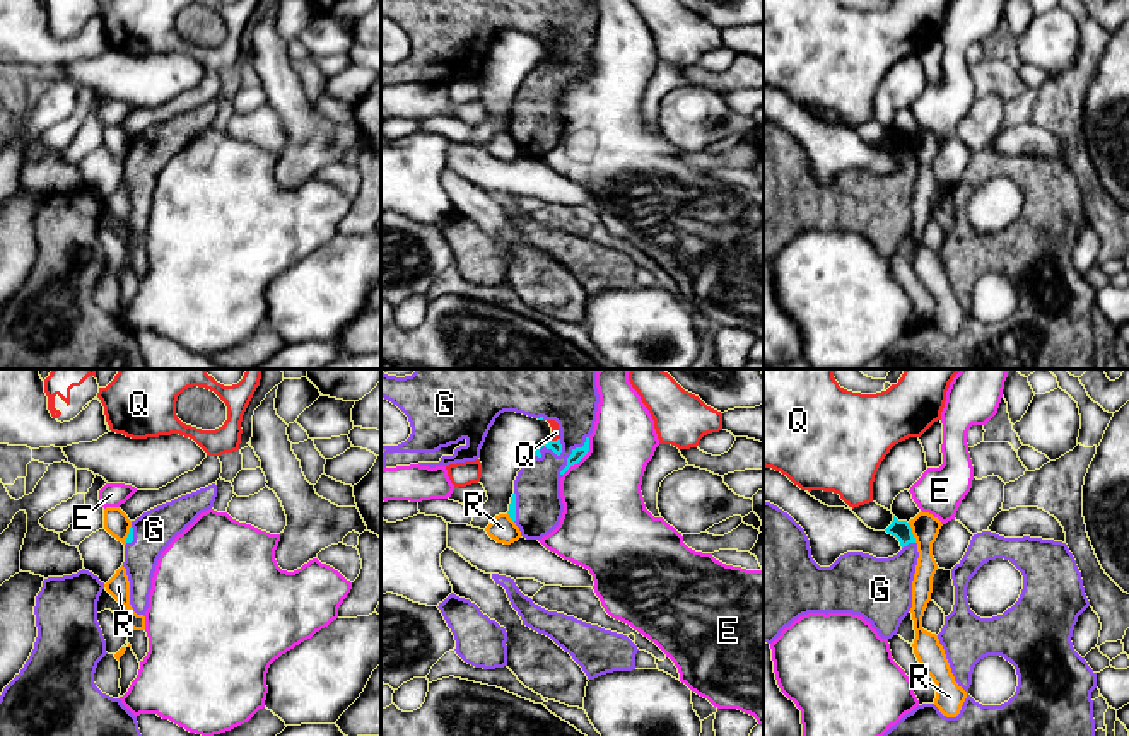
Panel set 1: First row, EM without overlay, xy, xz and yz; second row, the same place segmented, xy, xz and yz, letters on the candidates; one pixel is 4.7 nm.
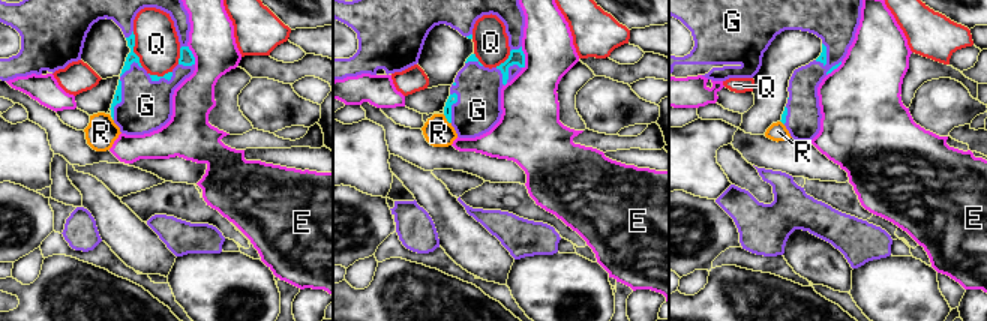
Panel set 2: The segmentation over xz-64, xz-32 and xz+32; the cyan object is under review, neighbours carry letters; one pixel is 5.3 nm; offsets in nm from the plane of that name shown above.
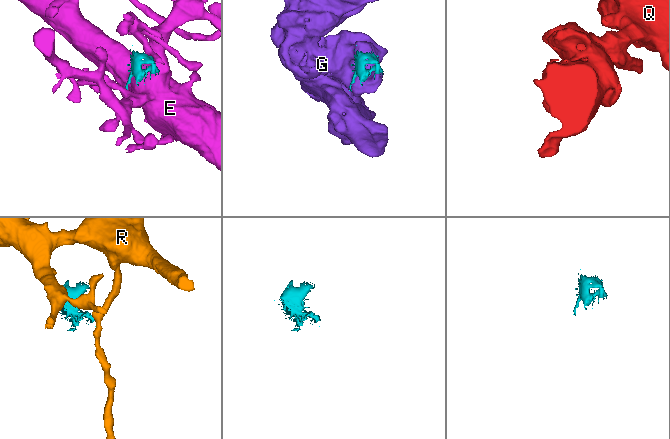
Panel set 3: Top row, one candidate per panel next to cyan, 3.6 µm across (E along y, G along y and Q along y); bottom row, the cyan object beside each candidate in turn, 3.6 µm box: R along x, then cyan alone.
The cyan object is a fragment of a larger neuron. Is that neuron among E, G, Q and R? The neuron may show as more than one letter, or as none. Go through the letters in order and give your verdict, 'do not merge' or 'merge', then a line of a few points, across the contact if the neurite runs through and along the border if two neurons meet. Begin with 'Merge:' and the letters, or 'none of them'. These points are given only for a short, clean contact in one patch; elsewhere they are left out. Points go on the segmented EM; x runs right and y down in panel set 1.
Merge: G
E: do not merge
G: merge
Q: do not merge
R: do not merge | yz (909, 521), (916, 542)

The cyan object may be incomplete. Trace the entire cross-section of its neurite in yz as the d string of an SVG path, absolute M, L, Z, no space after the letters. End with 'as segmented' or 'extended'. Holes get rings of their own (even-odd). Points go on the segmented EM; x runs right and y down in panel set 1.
M763 500L763 642L772 644L786 627L808 613L852 613L869 622L881 639L888 640L897 635L902 620L912 608L912 581L919 552L910 523L898 521L893 516L885 531L900 541L902 550L897 555L876 558L863 552L847 552L830 567L820 567L811 557L810 540L799 523Z; extended

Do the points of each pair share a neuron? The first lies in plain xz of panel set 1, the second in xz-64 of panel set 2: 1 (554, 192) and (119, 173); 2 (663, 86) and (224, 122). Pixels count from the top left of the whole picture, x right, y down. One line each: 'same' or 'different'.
1: different
2: same

